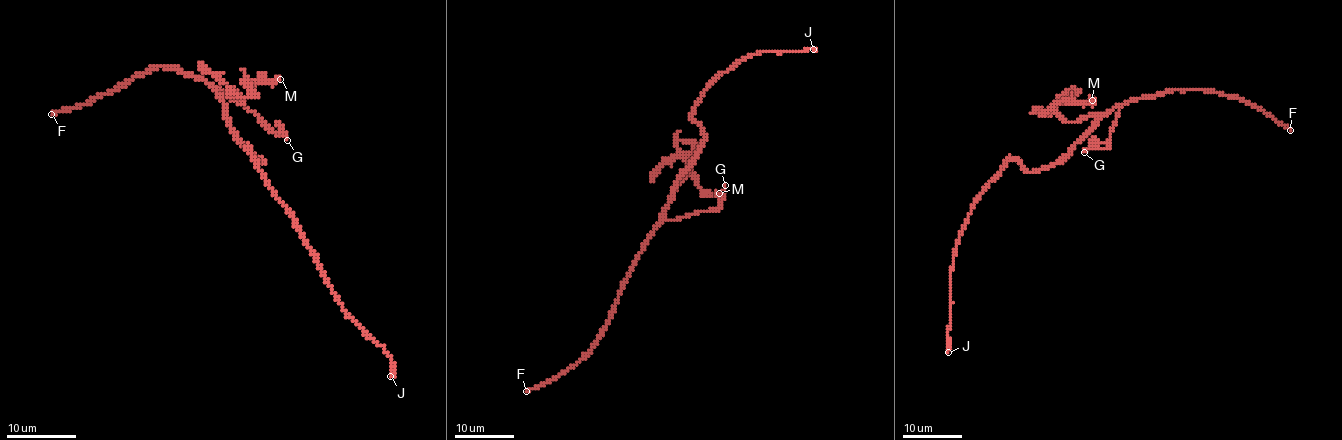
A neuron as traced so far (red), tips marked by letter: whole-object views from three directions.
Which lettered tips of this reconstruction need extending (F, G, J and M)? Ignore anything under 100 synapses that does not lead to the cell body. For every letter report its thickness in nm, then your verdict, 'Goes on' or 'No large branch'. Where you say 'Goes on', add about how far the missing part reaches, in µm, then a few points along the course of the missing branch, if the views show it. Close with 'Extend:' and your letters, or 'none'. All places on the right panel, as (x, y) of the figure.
F: Thickness 240 nm. Goes on. Missing length about 90 µm. Course of what is missing: (1290, 130), (1297, 140), (1285, 143), (1201, 139), (1148, 171), (1139, 152), (1102, 143), (1117, 161), (1052, 207)
G: Thickness 140 nm. No large branch
J: Thickness 320 nm. No large branch
M: Thickness 280 nm. No large branch
Extend: F

